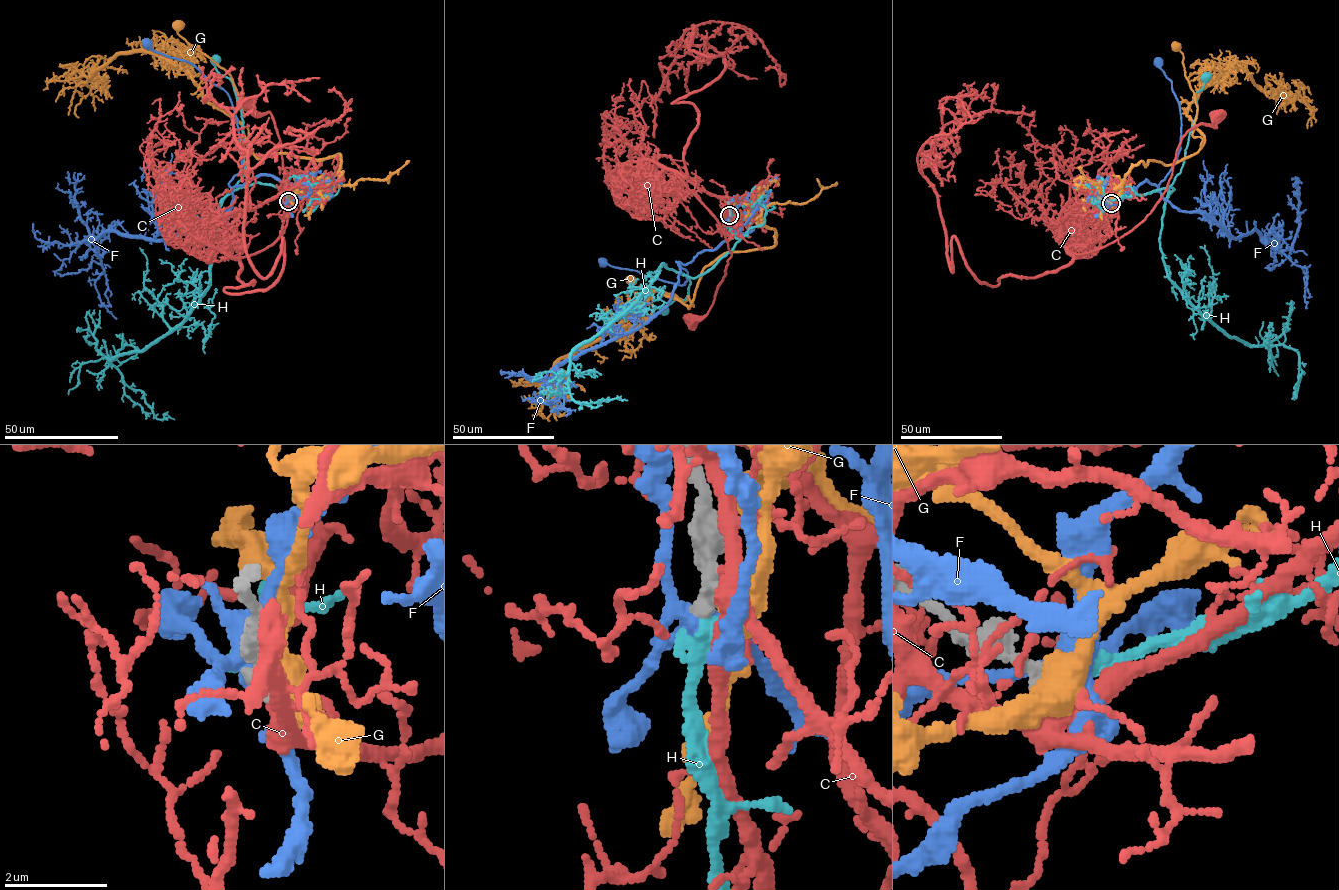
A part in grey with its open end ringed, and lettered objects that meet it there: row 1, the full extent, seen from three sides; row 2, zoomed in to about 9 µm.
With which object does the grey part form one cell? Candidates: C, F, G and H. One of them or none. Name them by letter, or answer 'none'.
H

